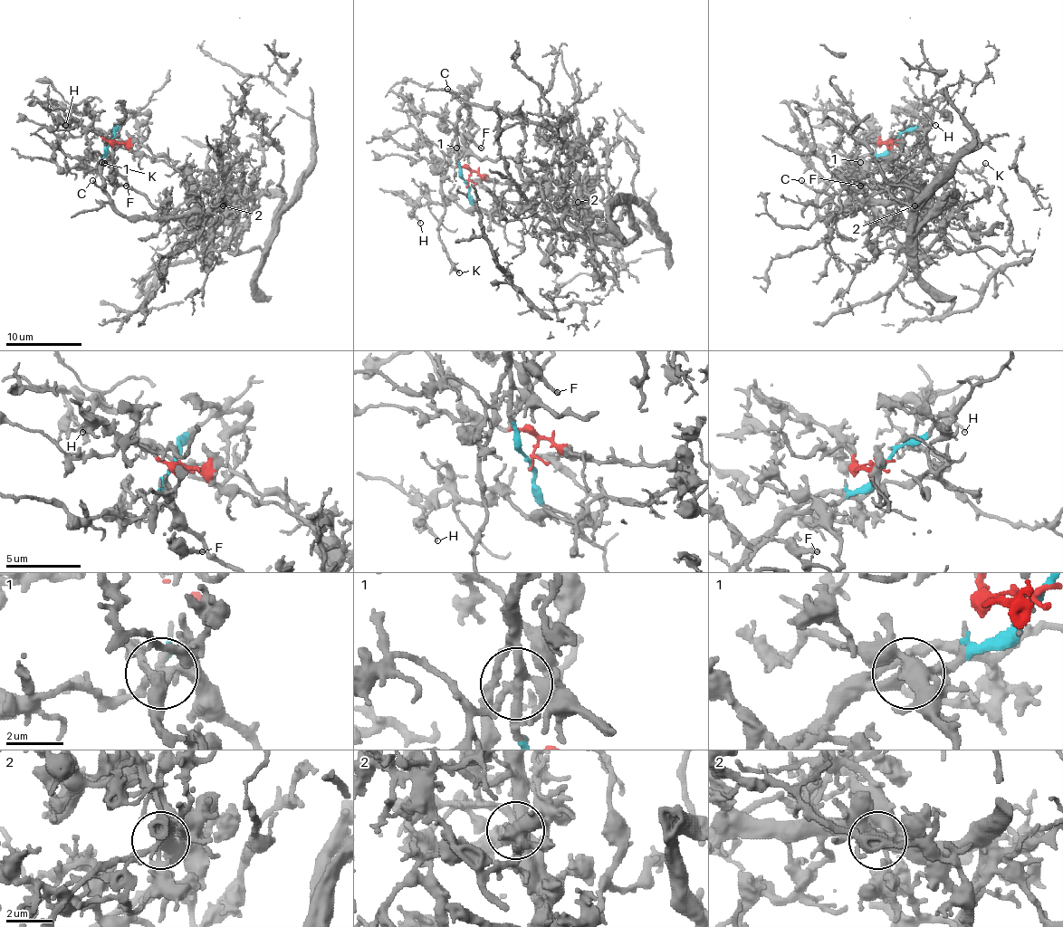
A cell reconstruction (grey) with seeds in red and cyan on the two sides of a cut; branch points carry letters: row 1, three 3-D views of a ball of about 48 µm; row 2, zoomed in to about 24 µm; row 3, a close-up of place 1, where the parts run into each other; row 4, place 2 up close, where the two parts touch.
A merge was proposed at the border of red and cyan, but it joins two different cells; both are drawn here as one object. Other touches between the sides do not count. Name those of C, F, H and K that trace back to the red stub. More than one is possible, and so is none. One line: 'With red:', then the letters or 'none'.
With red: F, H

